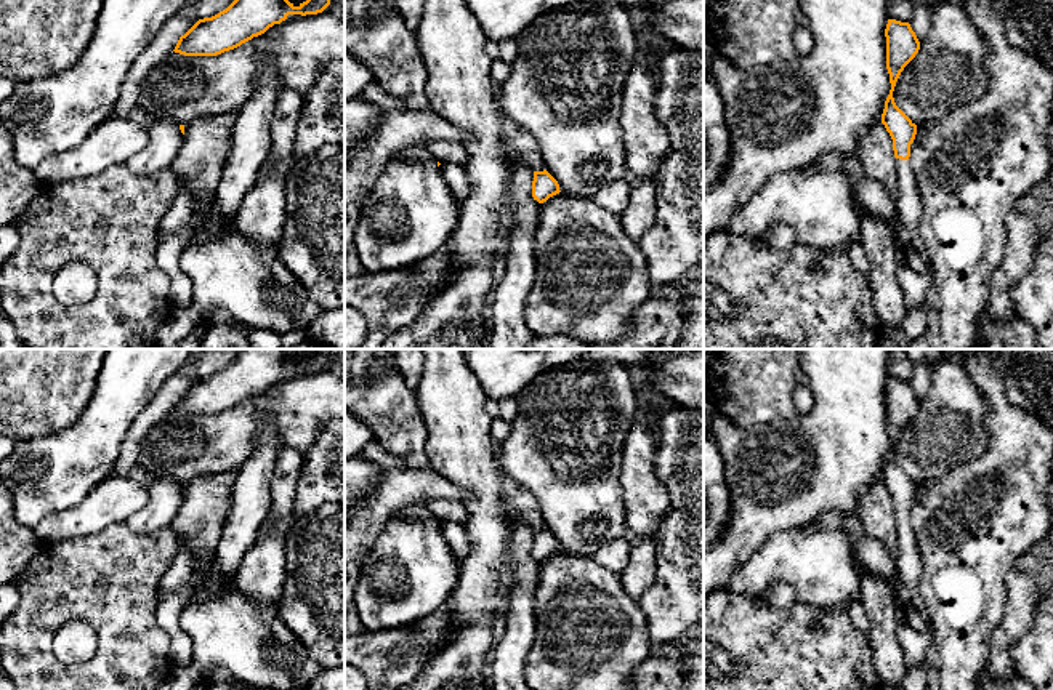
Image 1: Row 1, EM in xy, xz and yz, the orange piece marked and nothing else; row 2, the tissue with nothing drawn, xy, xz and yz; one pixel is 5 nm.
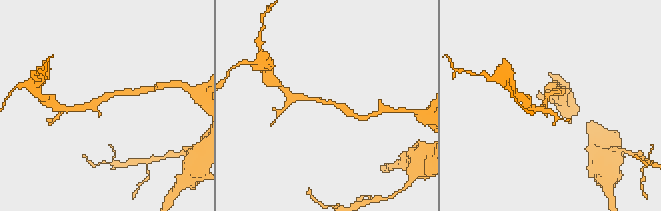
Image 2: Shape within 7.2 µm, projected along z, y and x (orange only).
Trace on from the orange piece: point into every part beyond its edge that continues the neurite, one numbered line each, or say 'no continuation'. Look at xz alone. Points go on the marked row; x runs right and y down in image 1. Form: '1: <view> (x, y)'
no continuation

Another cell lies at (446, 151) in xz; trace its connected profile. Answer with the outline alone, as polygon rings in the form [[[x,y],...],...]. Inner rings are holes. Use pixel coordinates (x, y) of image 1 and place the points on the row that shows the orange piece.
[[[439,139],[428,150],[439,163],[463,166],[468,162],[468,152],[458,141]]]

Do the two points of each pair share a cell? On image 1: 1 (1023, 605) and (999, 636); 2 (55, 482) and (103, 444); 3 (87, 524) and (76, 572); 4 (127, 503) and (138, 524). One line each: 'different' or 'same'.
1: same
2: same
3: different
4: different

